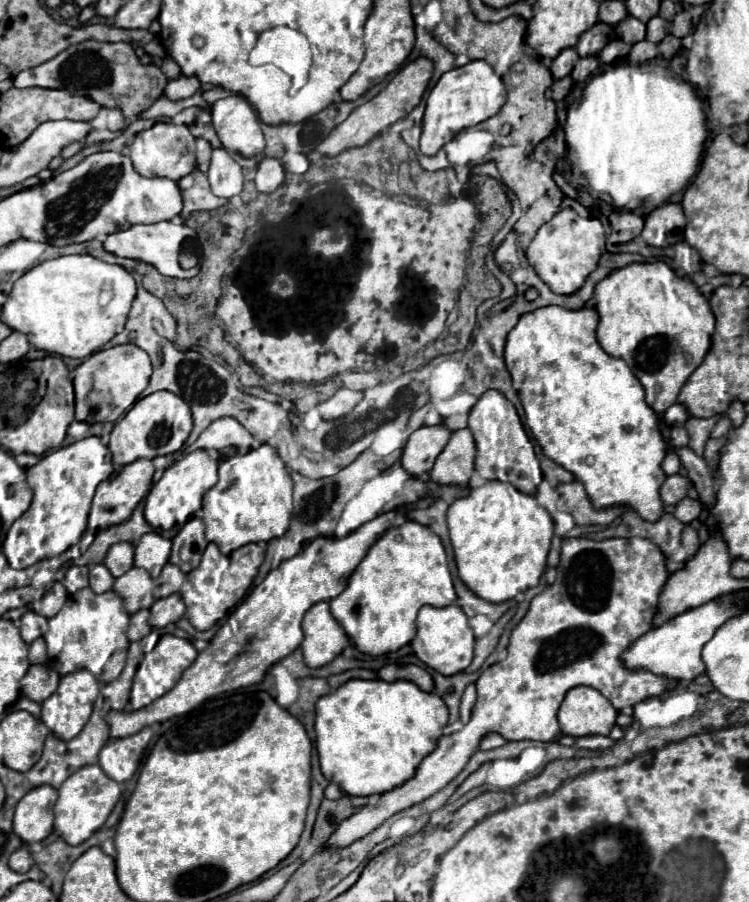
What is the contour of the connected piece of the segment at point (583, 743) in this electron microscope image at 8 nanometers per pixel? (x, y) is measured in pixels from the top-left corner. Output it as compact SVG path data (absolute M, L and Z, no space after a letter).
M581 736L575 738L575 746L579 748L589 748L589 750L603 750L603 748L611 748L615 742L609 736Z

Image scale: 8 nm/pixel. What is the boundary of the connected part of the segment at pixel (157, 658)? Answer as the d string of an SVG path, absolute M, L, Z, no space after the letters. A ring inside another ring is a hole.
M163 634L159 638L157 646L149 654L145 654L145 658L141 662L141 668L139 668L137 676L135 676L133 690L131 690L131 706L133 706L133 710L143 708L143 706L151 704L153 700L157 700L159 696L163 696L165 692L169 692L177 684L181 674L193 664L195 658L197 658L197 650L195 650L195 646L189 640L177 638L173 634ZM151 678L155 680L157 690L151 690Z

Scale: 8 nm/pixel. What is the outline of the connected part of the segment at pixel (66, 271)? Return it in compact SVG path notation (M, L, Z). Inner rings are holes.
M89 254L59 256L53 260L41 262L39 266L31 268L15 282L3 306L1 320L11 330L23 332L37 350L45 350L49 354L59 354L69 358L87 358L123 330L131 302L135 298L135 290L137 290L135 278L117 264L107 264Z

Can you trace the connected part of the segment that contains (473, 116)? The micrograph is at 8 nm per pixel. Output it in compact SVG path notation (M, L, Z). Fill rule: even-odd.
M473 60L461 68L445 72L429 92L423 116L423 134L420 150L427 156L437 154L457 132L477 126L479 122L495 116L507 100L507 90L501 78L485 60Z

